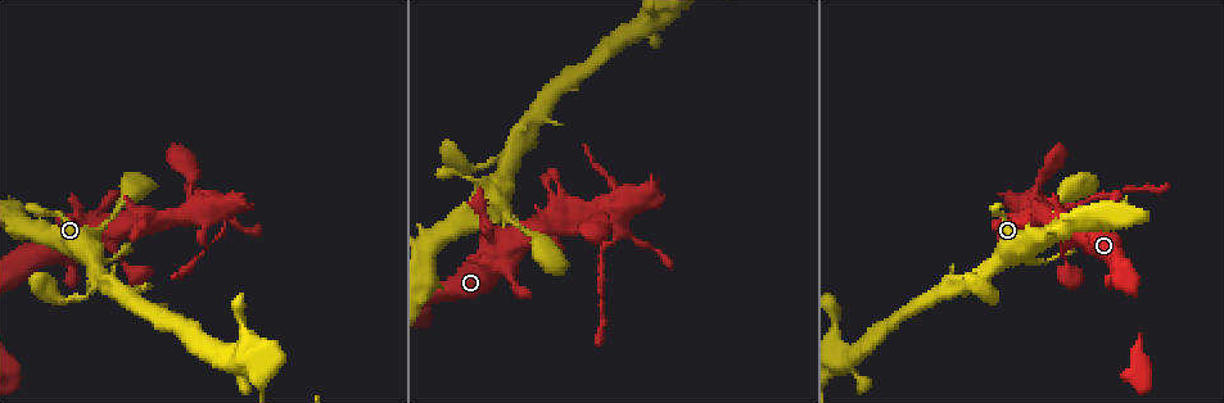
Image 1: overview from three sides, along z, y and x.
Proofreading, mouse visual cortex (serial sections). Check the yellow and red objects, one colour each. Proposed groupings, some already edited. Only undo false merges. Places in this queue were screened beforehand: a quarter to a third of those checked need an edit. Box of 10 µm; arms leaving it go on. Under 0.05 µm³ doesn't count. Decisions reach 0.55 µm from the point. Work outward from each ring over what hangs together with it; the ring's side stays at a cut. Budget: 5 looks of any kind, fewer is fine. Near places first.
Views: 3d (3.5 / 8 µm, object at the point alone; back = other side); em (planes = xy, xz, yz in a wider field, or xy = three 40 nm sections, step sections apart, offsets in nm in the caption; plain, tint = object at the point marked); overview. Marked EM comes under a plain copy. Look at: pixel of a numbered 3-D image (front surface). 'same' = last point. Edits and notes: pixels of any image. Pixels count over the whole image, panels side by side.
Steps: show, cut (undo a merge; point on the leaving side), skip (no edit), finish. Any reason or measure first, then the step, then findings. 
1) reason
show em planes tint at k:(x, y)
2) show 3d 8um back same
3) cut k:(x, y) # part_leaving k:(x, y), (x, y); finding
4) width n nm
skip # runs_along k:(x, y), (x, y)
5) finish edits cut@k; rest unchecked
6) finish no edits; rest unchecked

thin arm on a thick one
show 3d 8um at 1:(614, 209)

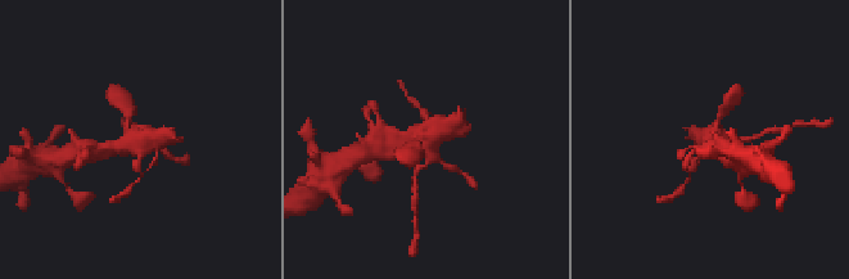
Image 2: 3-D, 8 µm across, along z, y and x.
shape alone is not enough
show em xy step 3 tint same

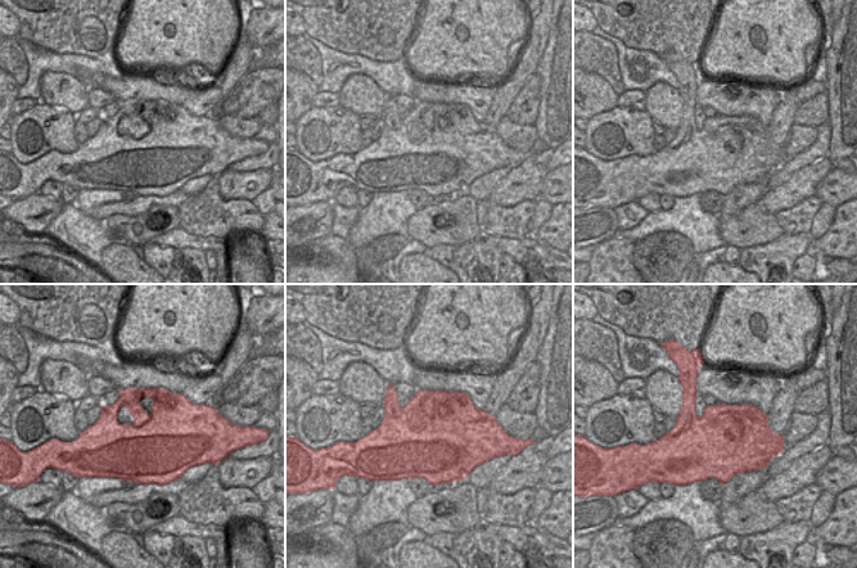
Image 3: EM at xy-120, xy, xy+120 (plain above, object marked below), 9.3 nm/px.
width 850 nm
skip # runs_along 2:(384, 148), (420, 143), (452, 126); one cell here

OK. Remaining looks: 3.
thin neck
show em xy step 3 tint at 1:(480, 167)

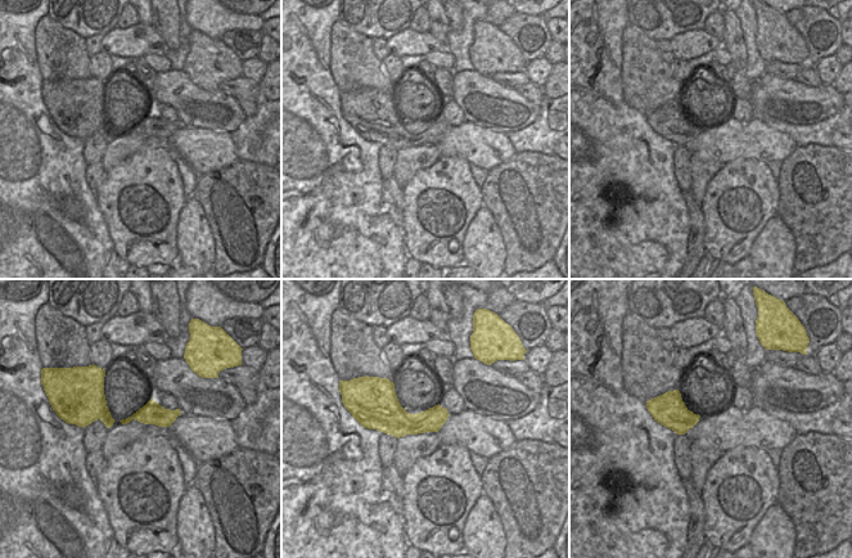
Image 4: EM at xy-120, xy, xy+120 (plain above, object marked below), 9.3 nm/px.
wider look
show 3d 3.5um same

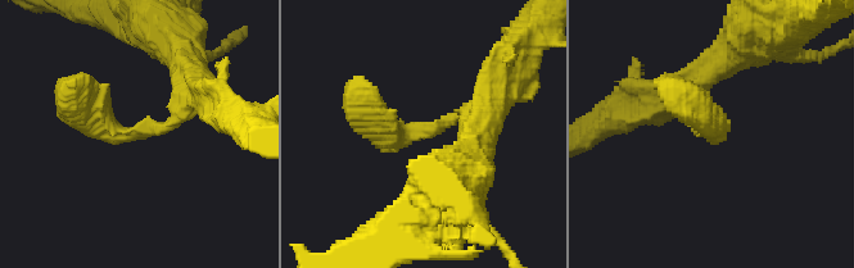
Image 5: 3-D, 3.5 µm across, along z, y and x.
arm_widths 300, 350 nm
skip # continuous, no second cell

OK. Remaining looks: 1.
finish no edits; rest unchecked

